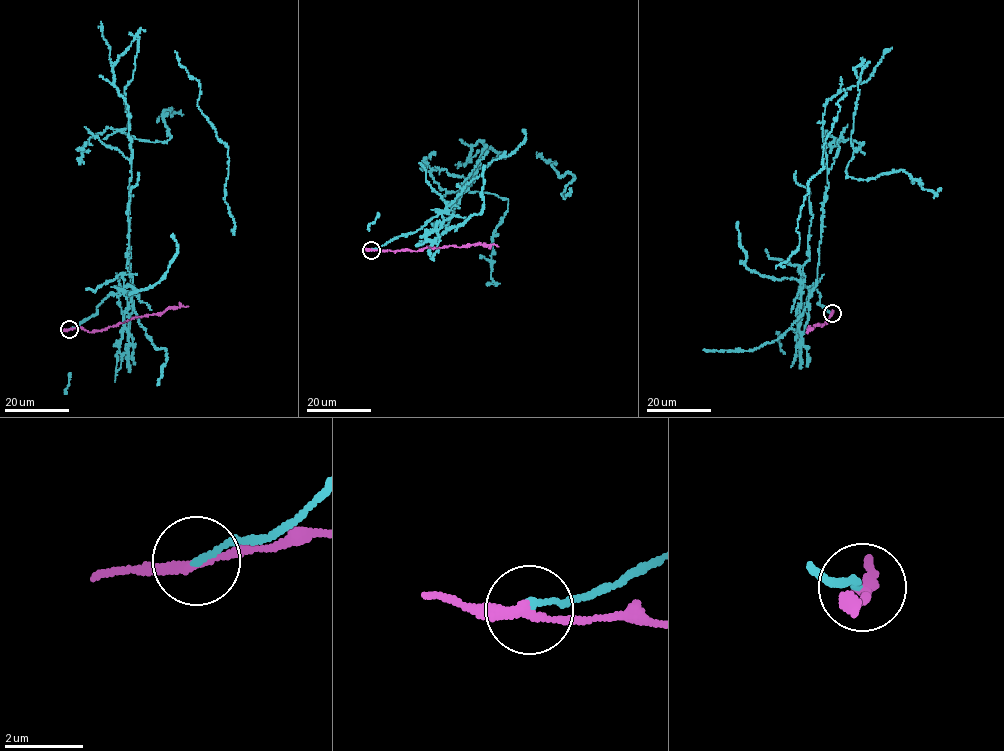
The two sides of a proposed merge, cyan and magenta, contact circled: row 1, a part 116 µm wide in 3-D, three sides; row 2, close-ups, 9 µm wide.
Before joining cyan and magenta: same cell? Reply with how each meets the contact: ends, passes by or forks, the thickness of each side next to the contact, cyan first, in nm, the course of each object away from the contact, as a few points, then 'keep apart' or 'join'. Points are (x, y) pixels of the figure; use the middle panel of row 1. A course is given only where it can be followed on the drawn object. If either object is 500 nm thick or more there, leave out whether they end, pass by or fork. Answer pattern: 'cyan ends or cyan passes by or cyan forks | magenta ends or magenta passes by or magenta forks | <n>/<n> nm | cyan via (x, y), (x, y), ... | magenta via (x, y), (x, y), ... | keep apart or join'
cyan ends | magenta passes by | 160/220 nm | cyan via (371, 250), (440, 212), (437, 244), (479, 141), (468, 158), (499, 155), (459, 191), (507, 200), (488, 285) | magenta via (371, 250), (418, 251), (478, 244), (499, 247) | keep apart

